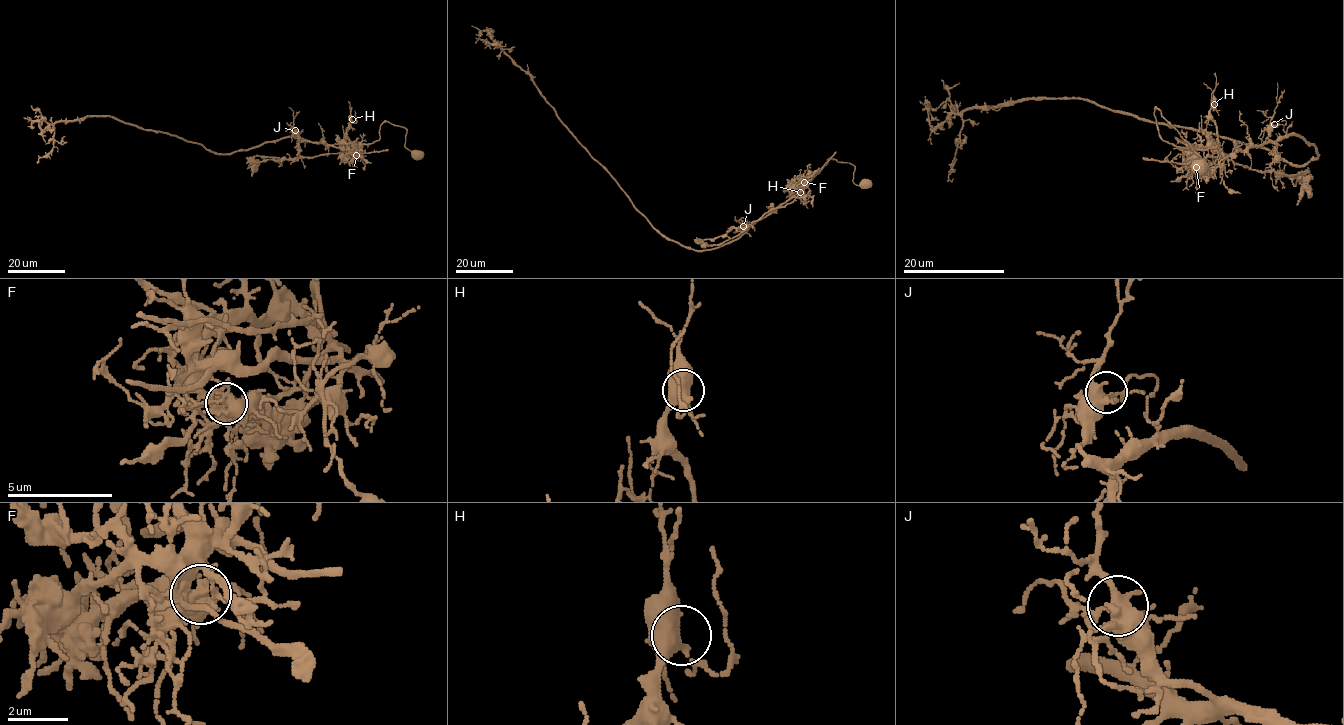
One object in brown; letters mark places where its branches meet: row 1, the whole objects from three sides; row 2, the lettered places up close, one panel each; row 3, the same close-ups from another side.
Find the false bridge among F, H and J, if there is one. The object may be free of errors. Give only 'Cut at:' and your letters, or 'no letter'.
Cut at: F

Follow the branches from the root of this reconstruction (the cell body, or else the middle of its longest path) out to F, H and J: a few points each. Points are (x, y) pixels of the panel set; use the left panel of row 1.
F: (417, 155), (405, 146), (406, 130), (387, 121), (380, 125), (380, 138), (362, 144), (357, 155)
H: (417, 155), (405, 146), (406, 130), (387, 121), (380, 125), (378, 140), (347, 143), (345, 131), (352, 119)
J: (417, 155), (405, 146), (406, 130), (387, 121), (380, 125), (378, 140), (339, 148), (309, 142), (295, 130)

